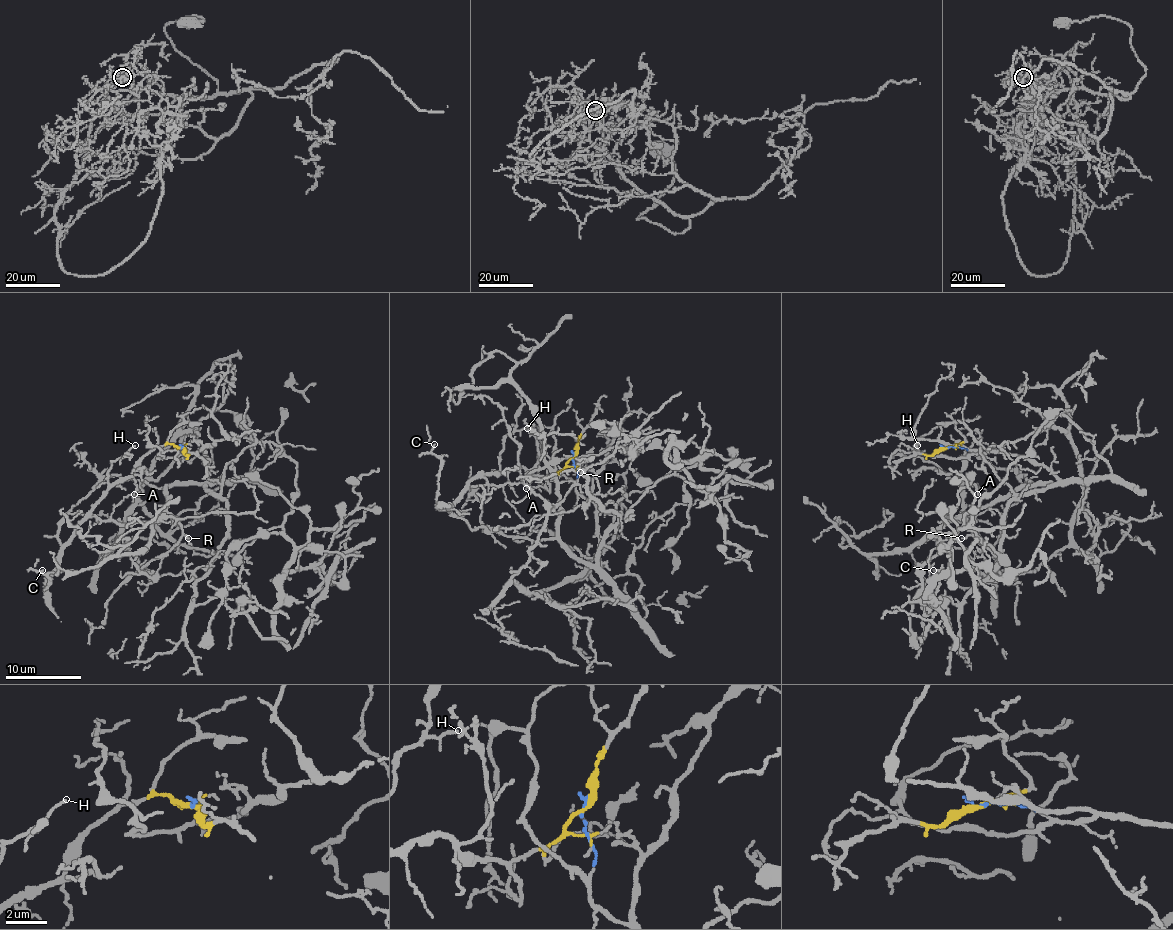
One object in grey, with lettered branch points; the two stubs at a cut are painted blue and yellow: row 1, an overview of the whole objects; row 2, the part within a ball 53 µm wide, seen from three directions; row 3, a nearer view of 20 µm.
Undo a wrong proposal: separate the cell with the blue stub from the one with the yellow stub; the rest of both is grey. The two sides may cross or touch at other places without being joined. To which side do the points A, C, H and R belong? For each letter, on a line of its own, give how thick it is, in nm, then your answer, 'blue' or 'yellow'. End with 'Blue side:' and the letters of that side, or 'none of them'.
A: 130 nm | yellow
C: 130 nm | yellow
H: 120 nm | yellow
R: 100 nm | blue
Blue side: R

